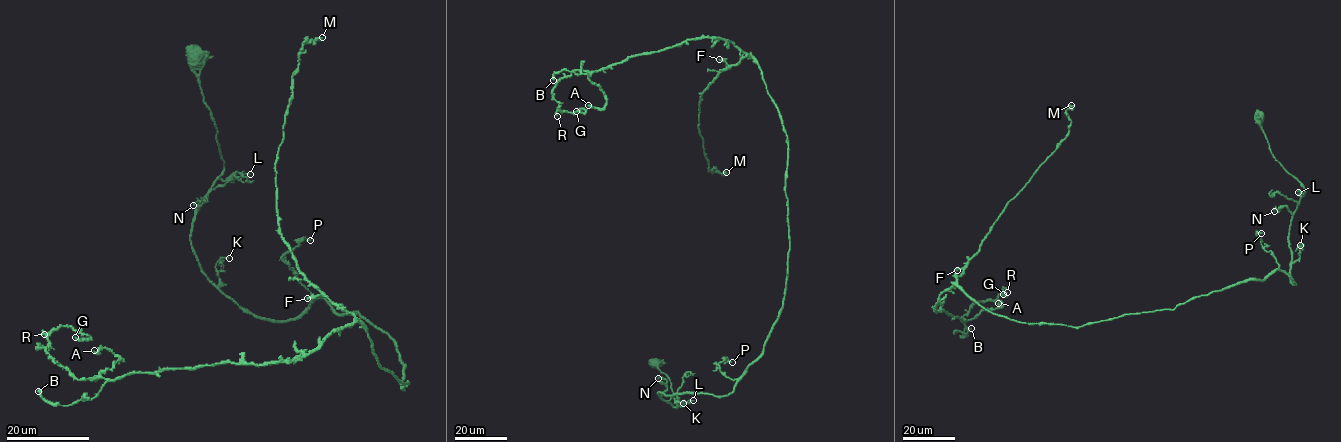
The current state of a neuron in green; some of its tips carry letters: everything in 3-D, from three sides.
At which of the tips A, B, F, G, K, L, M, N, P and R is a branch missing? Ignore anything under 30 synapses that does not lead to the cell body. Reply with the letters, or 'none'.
none

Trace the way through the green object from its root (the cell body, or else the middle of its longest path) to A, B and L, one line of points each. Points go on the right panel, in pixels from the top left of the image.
A: (1259, 116), (1303, 187), (1295, 284), (1273, 270), (1078, 327), (998, 316), (956, 284), (934, 309), (998, 303)
B: (1259, 116), (1303, 187), (1295, 284), (1273, 270), (1078, 327), (998, 316), (955, 284), (934, 309), (971, 328)
L: (1259, 116), (1273, 157), (1301, 184), (1305, 194), (1298, 192)

